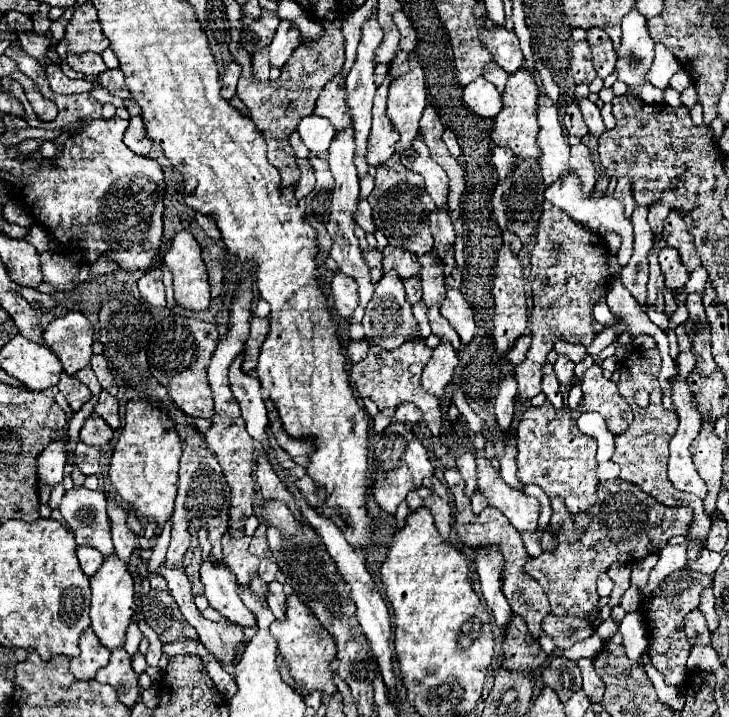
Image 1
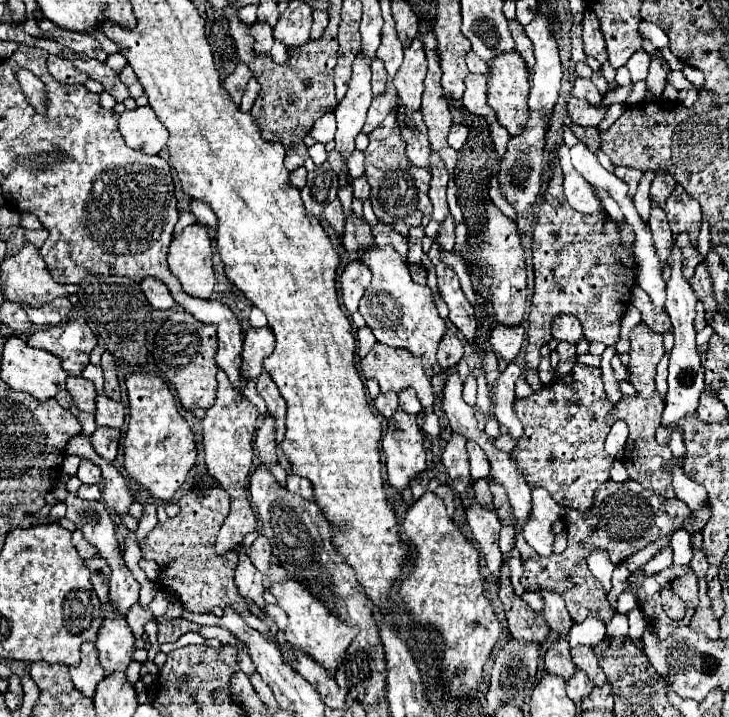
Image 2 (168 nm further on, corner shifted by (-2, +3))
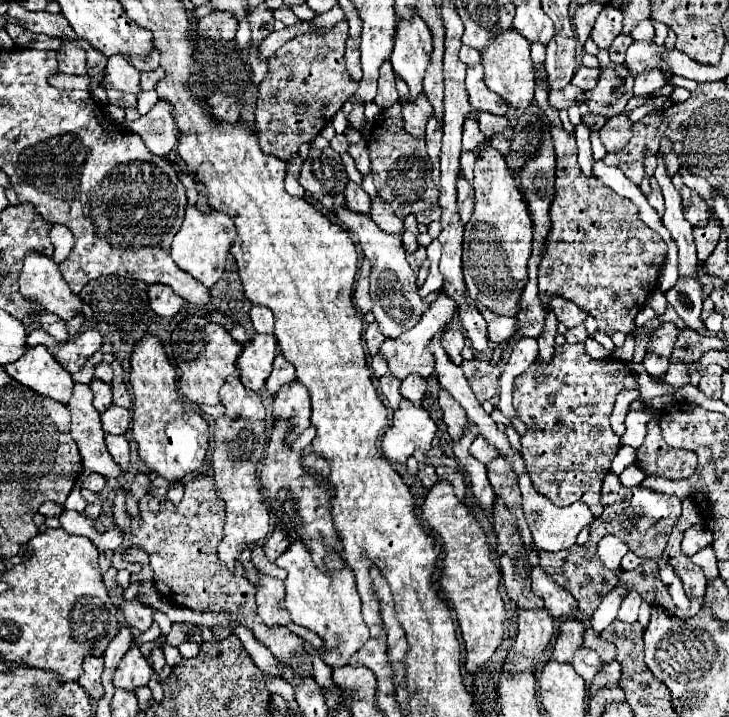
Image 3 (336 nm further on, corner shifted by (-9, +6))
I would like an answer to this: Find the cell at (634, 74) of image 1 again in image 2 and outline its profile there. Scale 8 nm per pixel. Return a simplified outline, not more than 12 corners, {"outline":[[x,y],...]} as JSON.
{"outline":[[638,51],[630,57],[632,83],[644,81],[648,75],[650,55]]}

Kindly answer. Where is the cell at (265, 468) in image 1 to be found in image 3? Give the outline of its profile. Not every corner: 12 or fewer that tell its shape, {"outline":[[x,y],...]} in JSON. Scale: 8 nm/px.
{"outline":[[299,382],[285,386],[273,402],[277,420],[293,422],[309,408]]}

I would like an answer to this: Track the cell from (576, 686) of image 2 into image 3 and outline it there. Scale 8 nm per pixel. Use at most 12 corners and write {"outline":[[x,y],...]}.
{"outline":[[579,648],[571,664],[587,684],[601,668],[597,652]]}

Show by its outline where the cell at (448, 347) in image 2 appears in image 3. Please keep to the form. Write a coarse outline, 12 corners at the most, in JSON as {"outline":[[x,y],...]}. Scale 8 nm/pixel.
{"outline":[[445,330],[441,346],[461,366],[465,336],[459,330]]}

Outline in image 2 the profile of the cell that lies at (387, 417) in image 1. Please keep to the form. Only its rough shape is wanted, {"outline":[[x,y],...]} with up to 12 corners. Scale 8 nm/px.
{"outline":[[380,393],[376,409],[388,419],[398,409],[396,393]]}

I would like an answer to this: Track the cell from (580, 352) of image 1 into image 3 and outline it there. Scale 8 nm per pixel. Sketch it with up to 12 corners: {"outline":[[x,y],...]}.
{"outline":[[563,298],[551,300],[551,310],[567,328],[583,324],[587,314]]}

